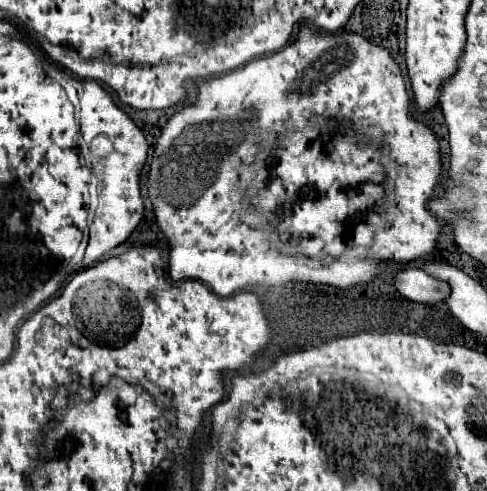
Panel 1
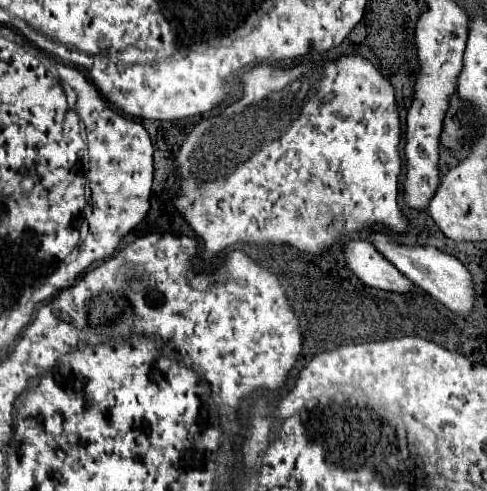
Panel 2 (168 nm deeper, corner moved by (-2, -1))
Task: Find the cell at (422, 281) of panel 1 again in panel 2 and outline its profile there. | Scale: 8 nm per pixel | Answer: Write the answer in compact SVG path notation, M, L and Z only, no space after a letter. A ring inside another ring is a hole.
M356 239L344 247L344 257L348 267L370 287L392 291L392 293L408 293L414 289L414 283L406 275L402 275L376 247L368 241Z

